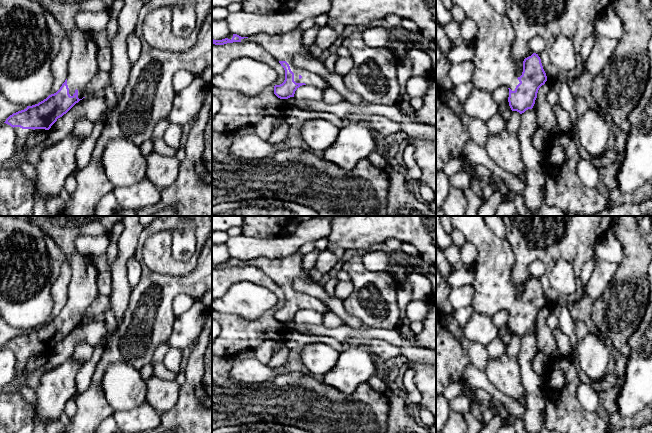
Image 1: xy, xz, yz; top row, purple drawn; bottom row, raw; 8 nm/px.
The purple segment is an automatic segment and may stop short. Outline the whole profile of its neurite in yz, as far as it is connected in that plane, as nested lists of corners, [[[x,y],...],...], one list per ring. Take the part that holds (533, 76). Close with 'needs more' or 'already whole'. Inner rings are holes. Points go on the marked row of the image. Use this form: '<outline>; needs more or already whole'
[[[486,0],[452,1],[455,5],[460,6],[464,10],[466,17],[473,19],[477,24],[477,34],[474,39],[474,55],[471,60],[475,67],[471,79],[474,87],[491,94],[499,87],[507,87],[509,89],[508,102],[512,111],[517,111],[522,114],[526,110],[532,109],[535,104],[539,88],[547,81],[547,76],[538,54],[533,53],[531,56],[525,58],[523,62],[517,62],[513,59],[511,50],[516,37],[515,29],[509,17],[496,12]]]; needs more

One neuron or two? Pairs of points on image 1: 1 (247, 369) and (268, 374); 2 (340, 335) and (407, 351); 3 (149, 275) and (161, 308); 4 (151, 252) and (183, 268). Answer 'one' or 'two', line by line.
1: one
2: one
3: one
4: one

